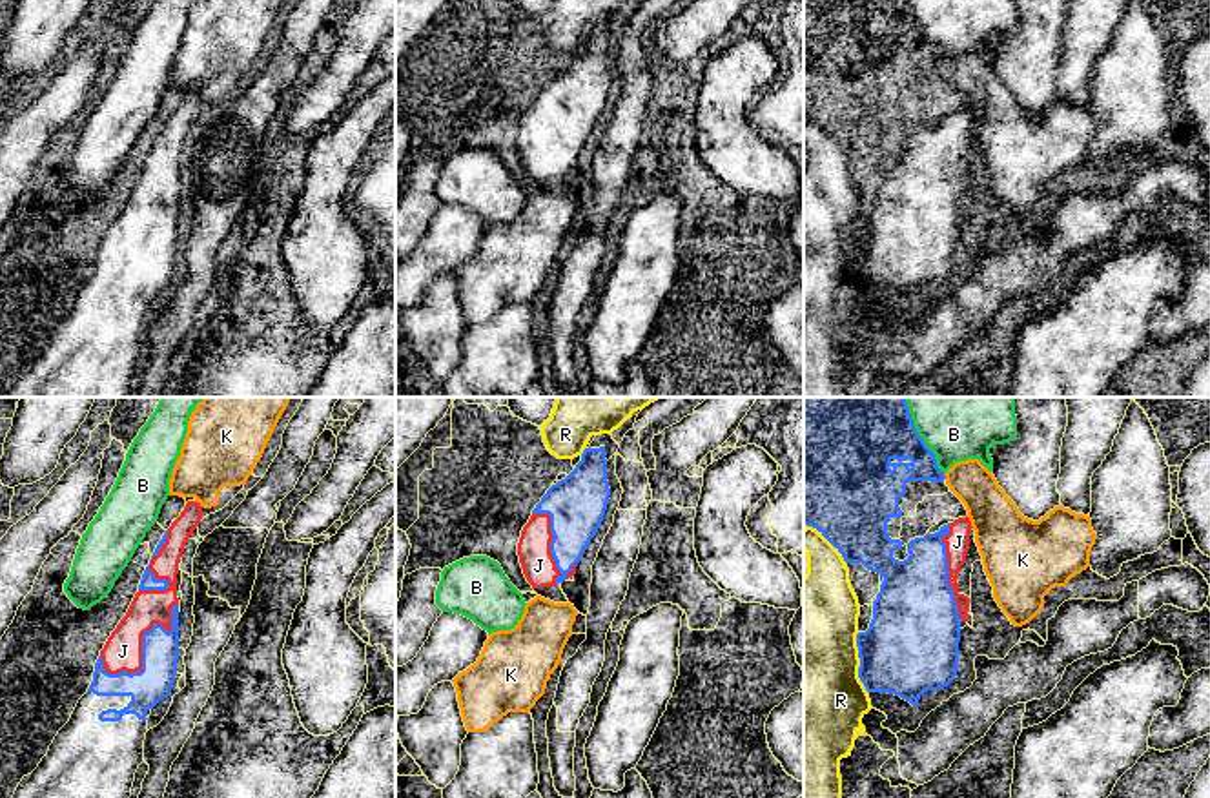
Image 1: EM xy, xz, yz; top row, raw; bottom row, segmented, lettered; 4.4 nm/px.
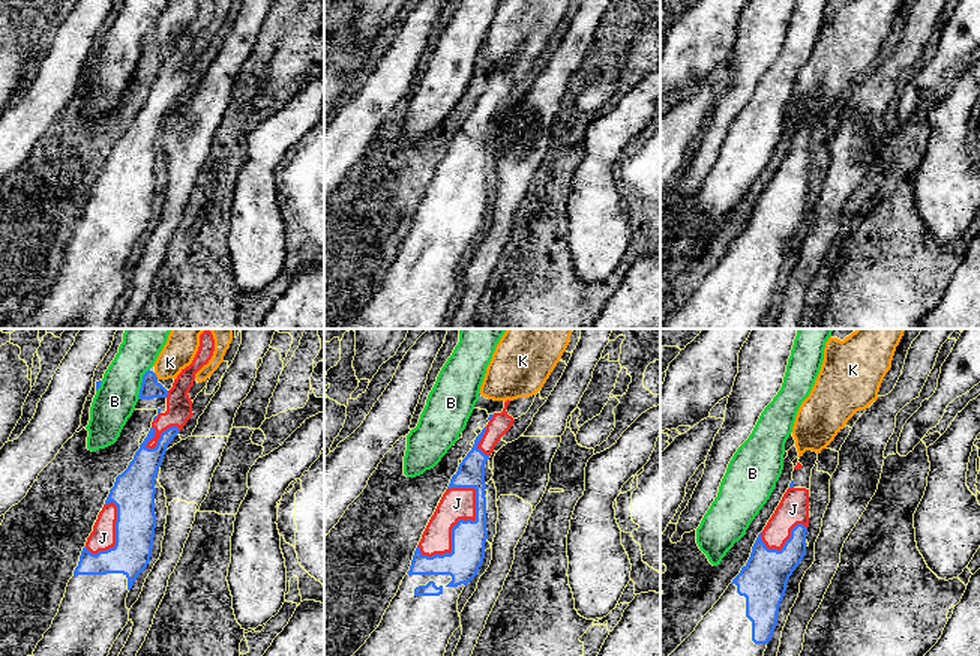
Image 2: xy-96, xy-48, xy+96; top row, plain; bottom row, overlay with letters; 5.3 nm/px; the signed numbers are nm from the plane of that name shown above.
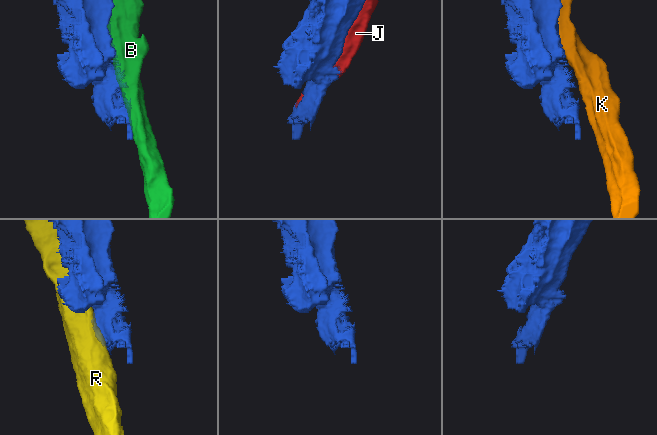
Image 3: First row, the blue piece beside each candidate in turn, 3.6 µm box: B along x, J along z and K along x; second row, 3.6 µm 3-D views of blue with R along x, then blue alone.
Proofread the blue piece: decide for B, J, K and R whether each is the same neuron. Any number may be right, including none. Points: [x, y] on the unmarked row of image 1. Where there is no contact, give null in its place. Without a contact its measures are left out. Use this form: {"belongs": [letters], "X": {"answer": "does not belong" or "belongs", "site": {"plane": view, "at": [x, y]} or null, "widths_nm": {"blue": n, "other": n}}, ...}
{"belongs": ["J"], "B": {"answer": "does not belong", "site": {"plane": "yz", "at": [922, 33]}, "widths_nm": {"blue": 280, "other": 240}}, "J": {"answer": "belongs", "site": {"plane": "xy", "at": [143, 235]}, "widths_nm": {"blue": 160, "other": 170}}, "K": {"answer": "does not belong", "site": {"plane": "yz", "at": [944, 68]}, "widths_nm": {"blue": 160, "other": 190}}, "R": {"answer": "does not belong", "site": {"plane": "yz", "at": [861, 254]}, "widths_nm": {"blue": 420, "other": 480}}}

